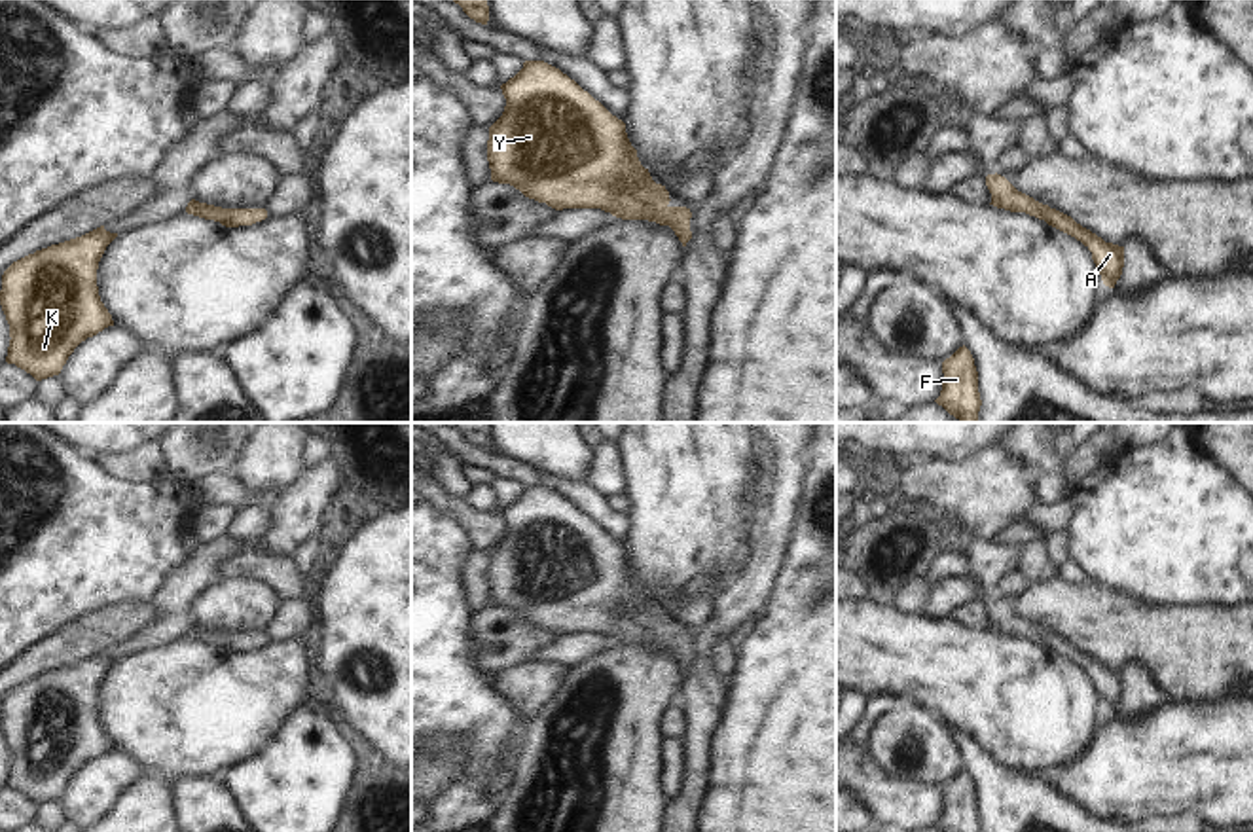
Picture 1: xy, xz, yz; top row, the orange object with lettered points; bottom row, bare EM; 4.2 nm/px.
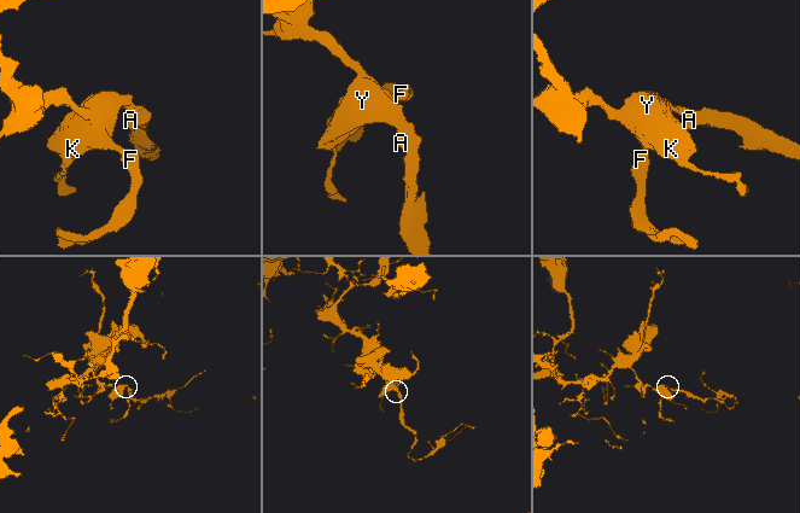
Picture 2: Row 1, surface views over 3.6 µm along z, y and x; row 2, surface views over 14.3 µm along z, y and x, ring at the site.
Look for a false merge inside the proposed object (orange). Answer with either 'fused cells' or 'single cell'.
single cell

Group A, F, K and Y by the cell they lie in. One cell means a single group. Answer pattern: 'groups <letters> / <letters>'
groups A F K Y

